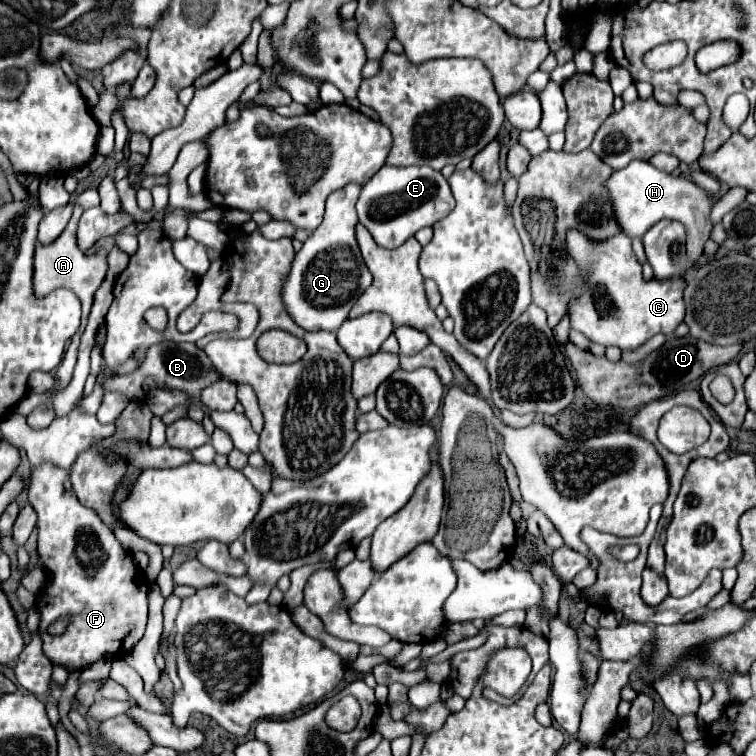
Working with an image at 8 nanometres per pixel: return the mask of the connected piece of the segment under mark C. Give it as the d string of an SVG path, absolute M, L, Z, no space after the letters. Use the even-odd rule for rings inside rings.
M569 231L567 251L587 275L581 299L569 305L571 327L585 333L593 343L633 351L657 333L673 335L677 325L683 323L683 291L687 283L683 279L645 281L641 275L641 263L637 261L627 235L595 243L579 231Z

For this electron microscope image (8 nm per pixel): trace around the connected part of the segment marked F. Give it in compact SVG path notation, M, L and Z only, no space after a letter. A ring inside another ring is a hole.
M41 463L31 471L29 487L27 487L27 499L31 507L37 511L37 529L39 529L39 557L49 573L49 583L41 593L41 599L37 603L41 621L39 629L41 635L45 635L45 655L55 665L65 665L73 669L85 669L89 663L95 663L97 659L115 659L115 655L121 659L125 657L131 647L143 637L145 625L147 625L147 579L143 571L131 561L131 555L121 547L117 537L113 535L113 529L109 529L97 515L97 511L83 507L77 497L71 491L65 491L63 483L69 477L69 471L53 465L53 463ZM67 617L69 625L61 635L49 635L47 627Z

